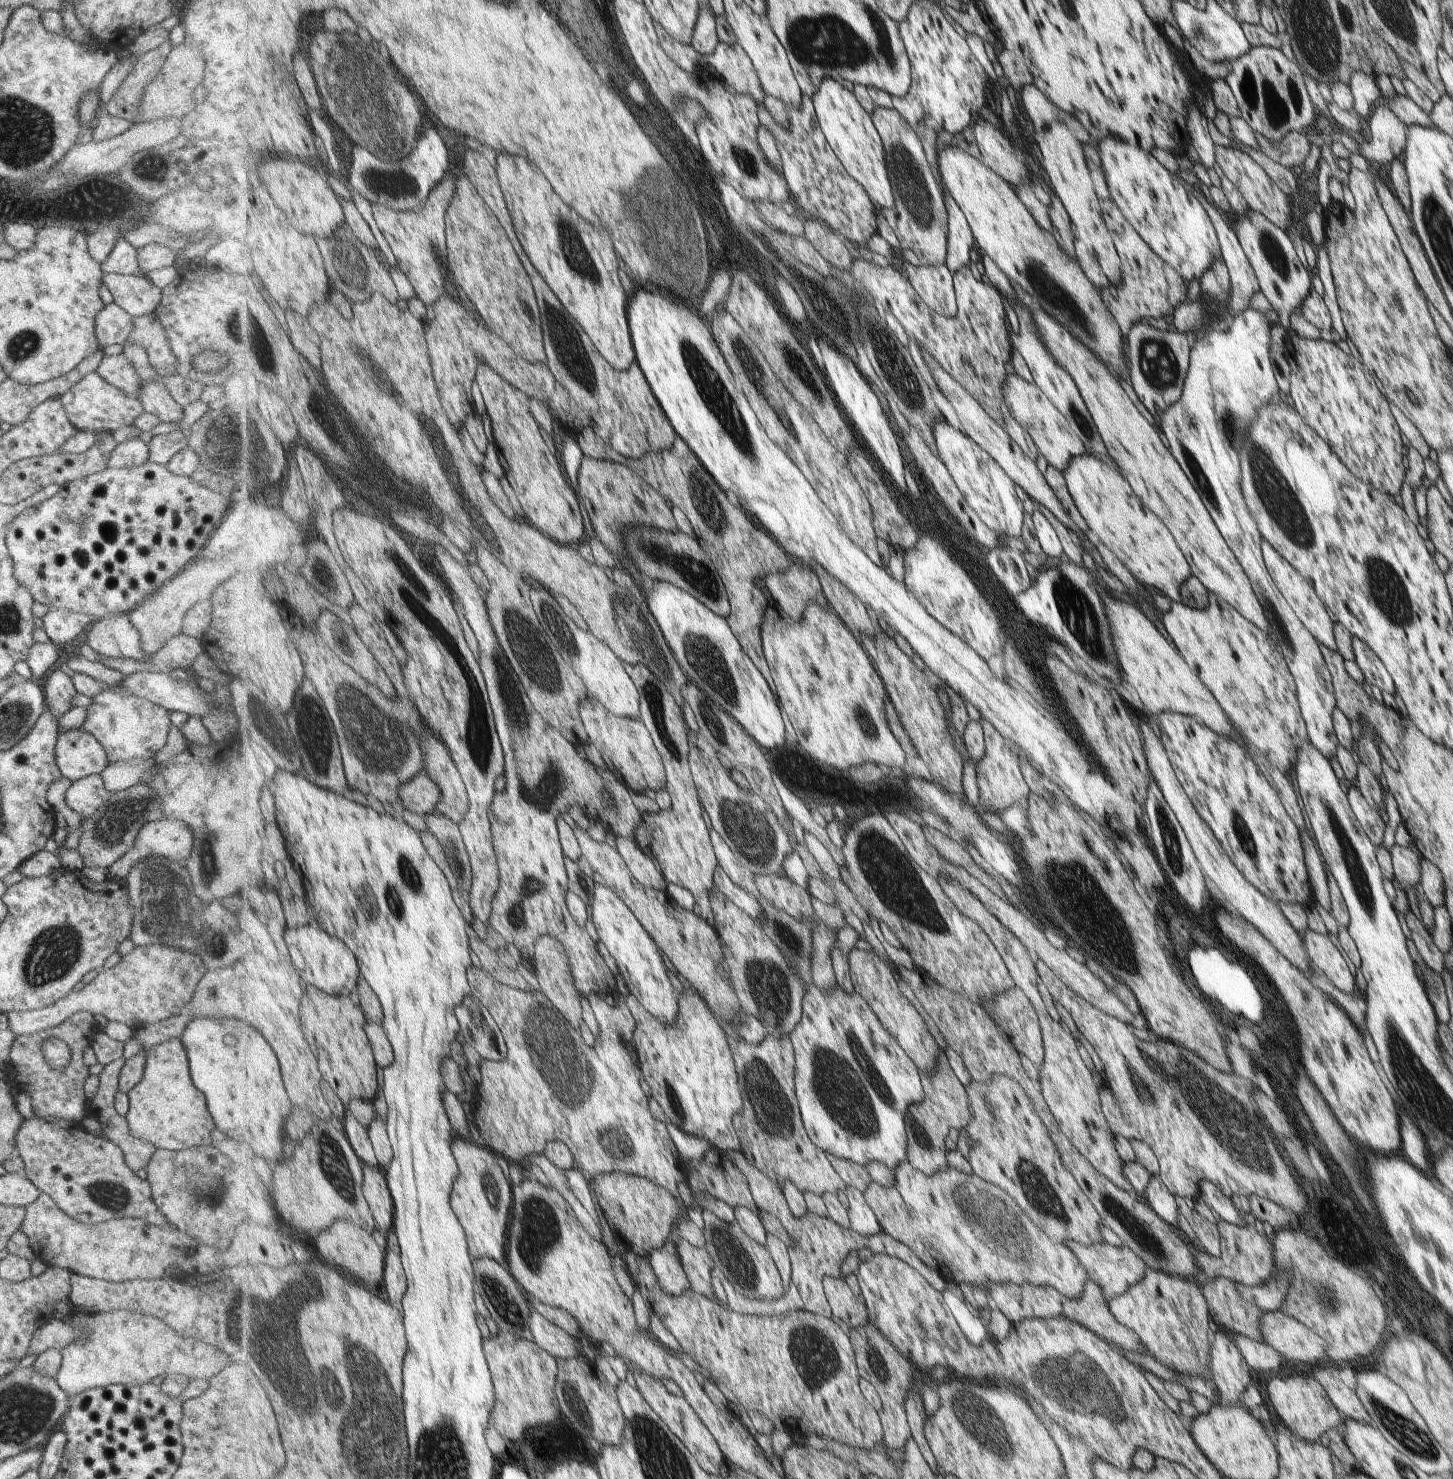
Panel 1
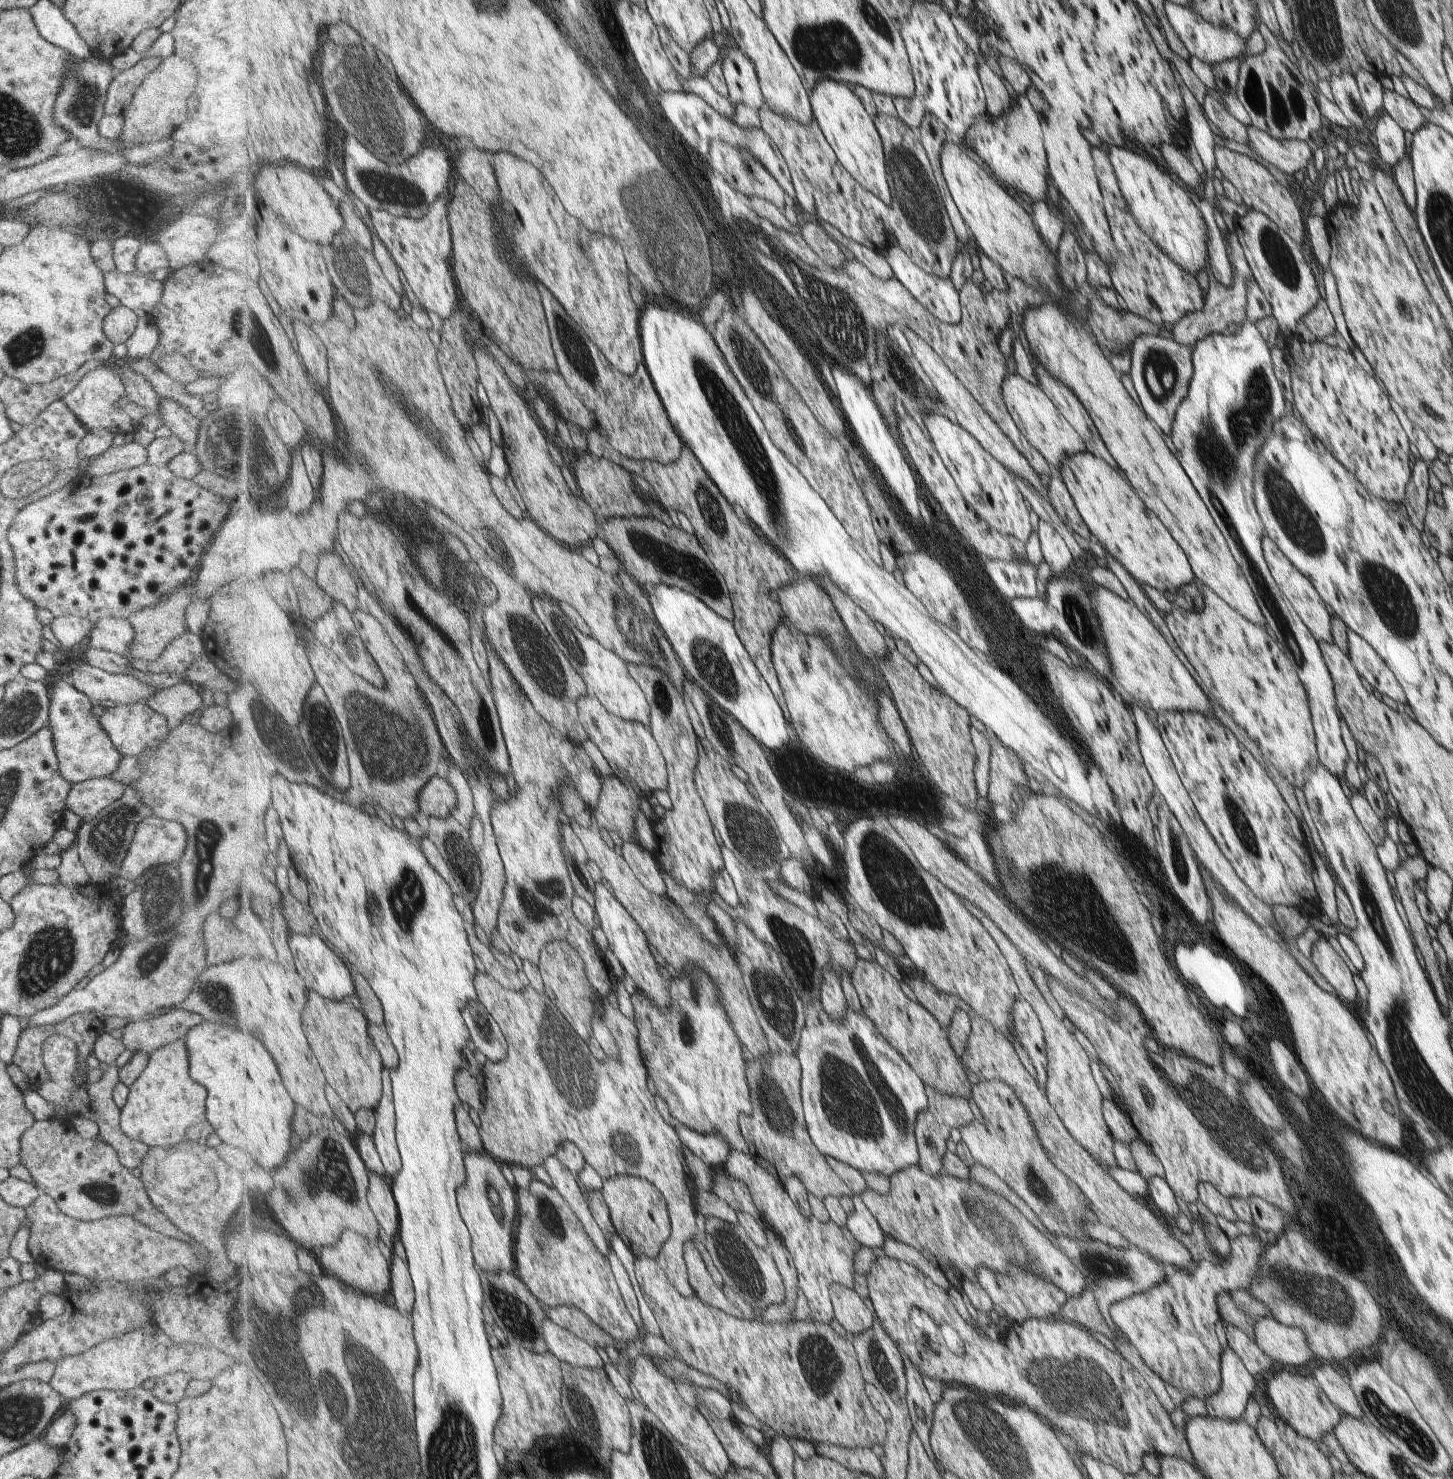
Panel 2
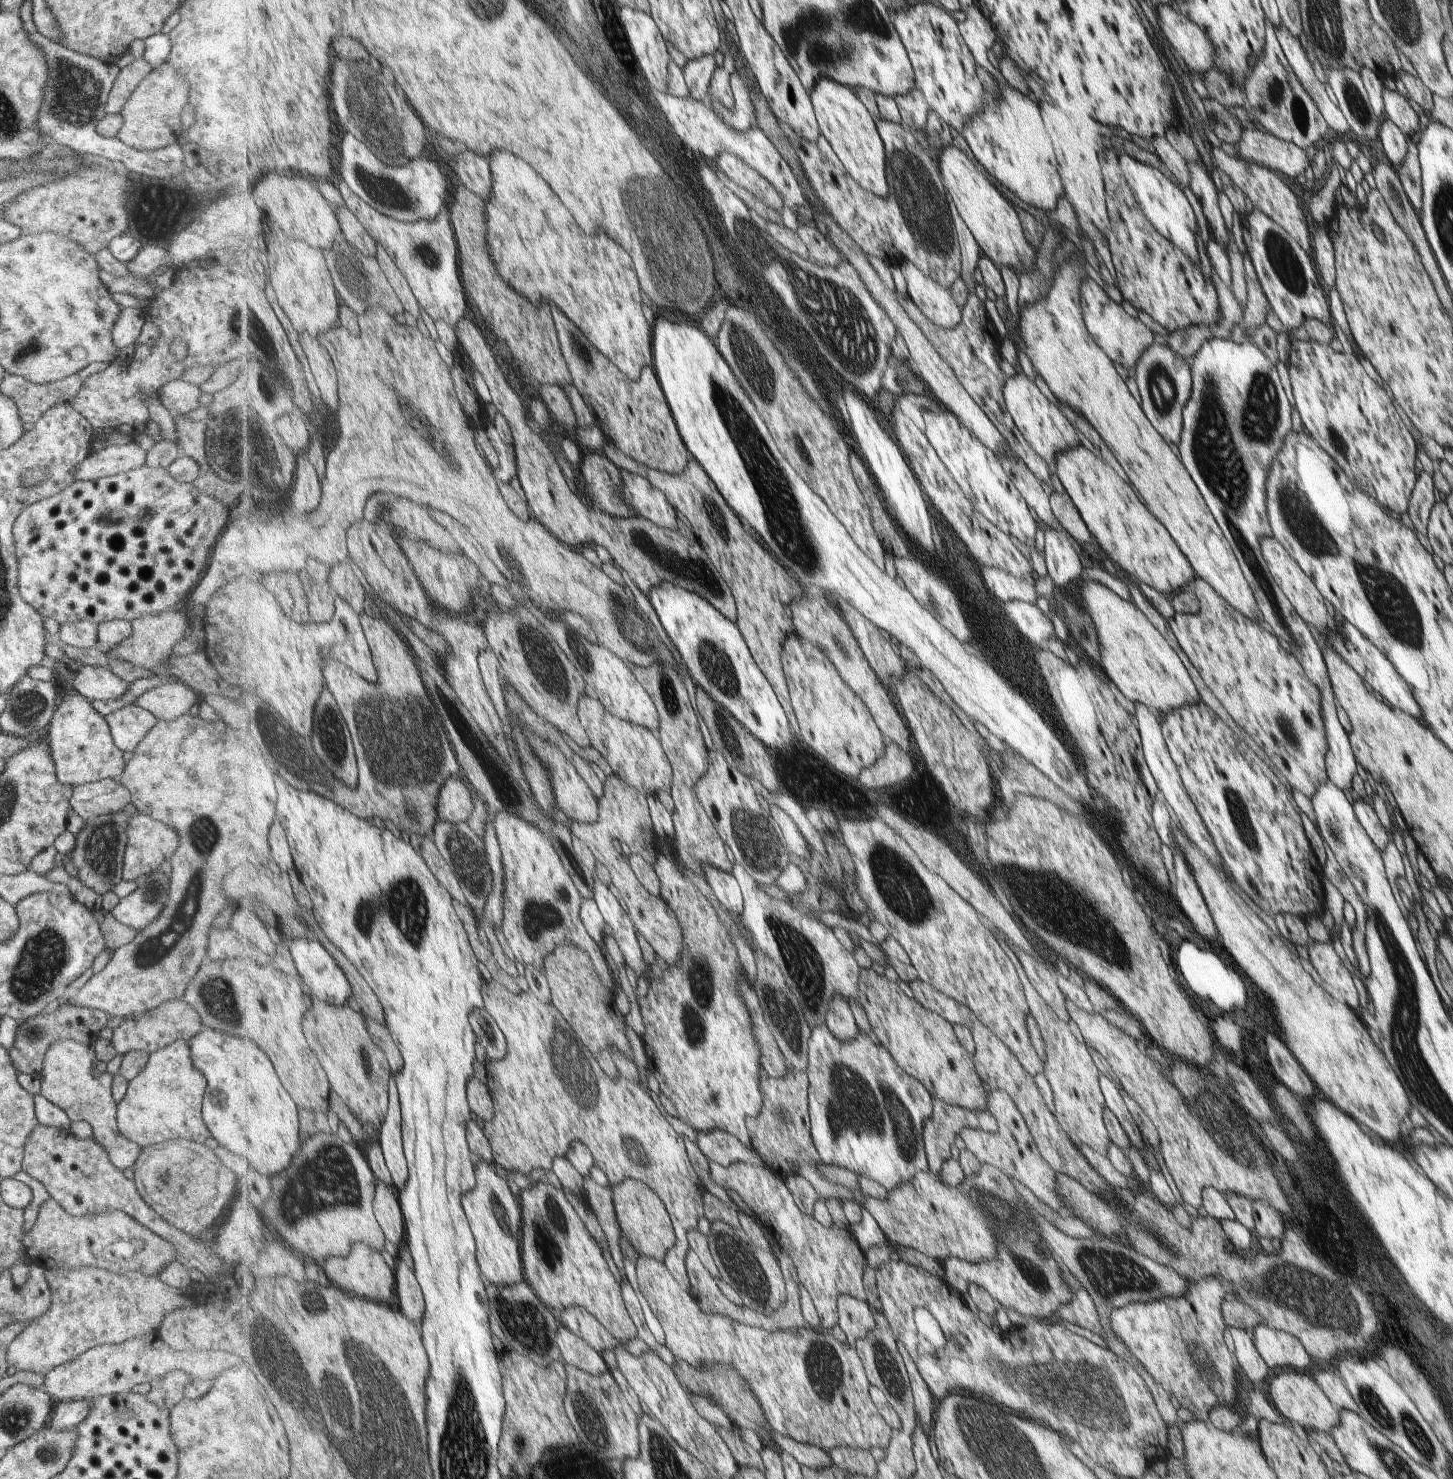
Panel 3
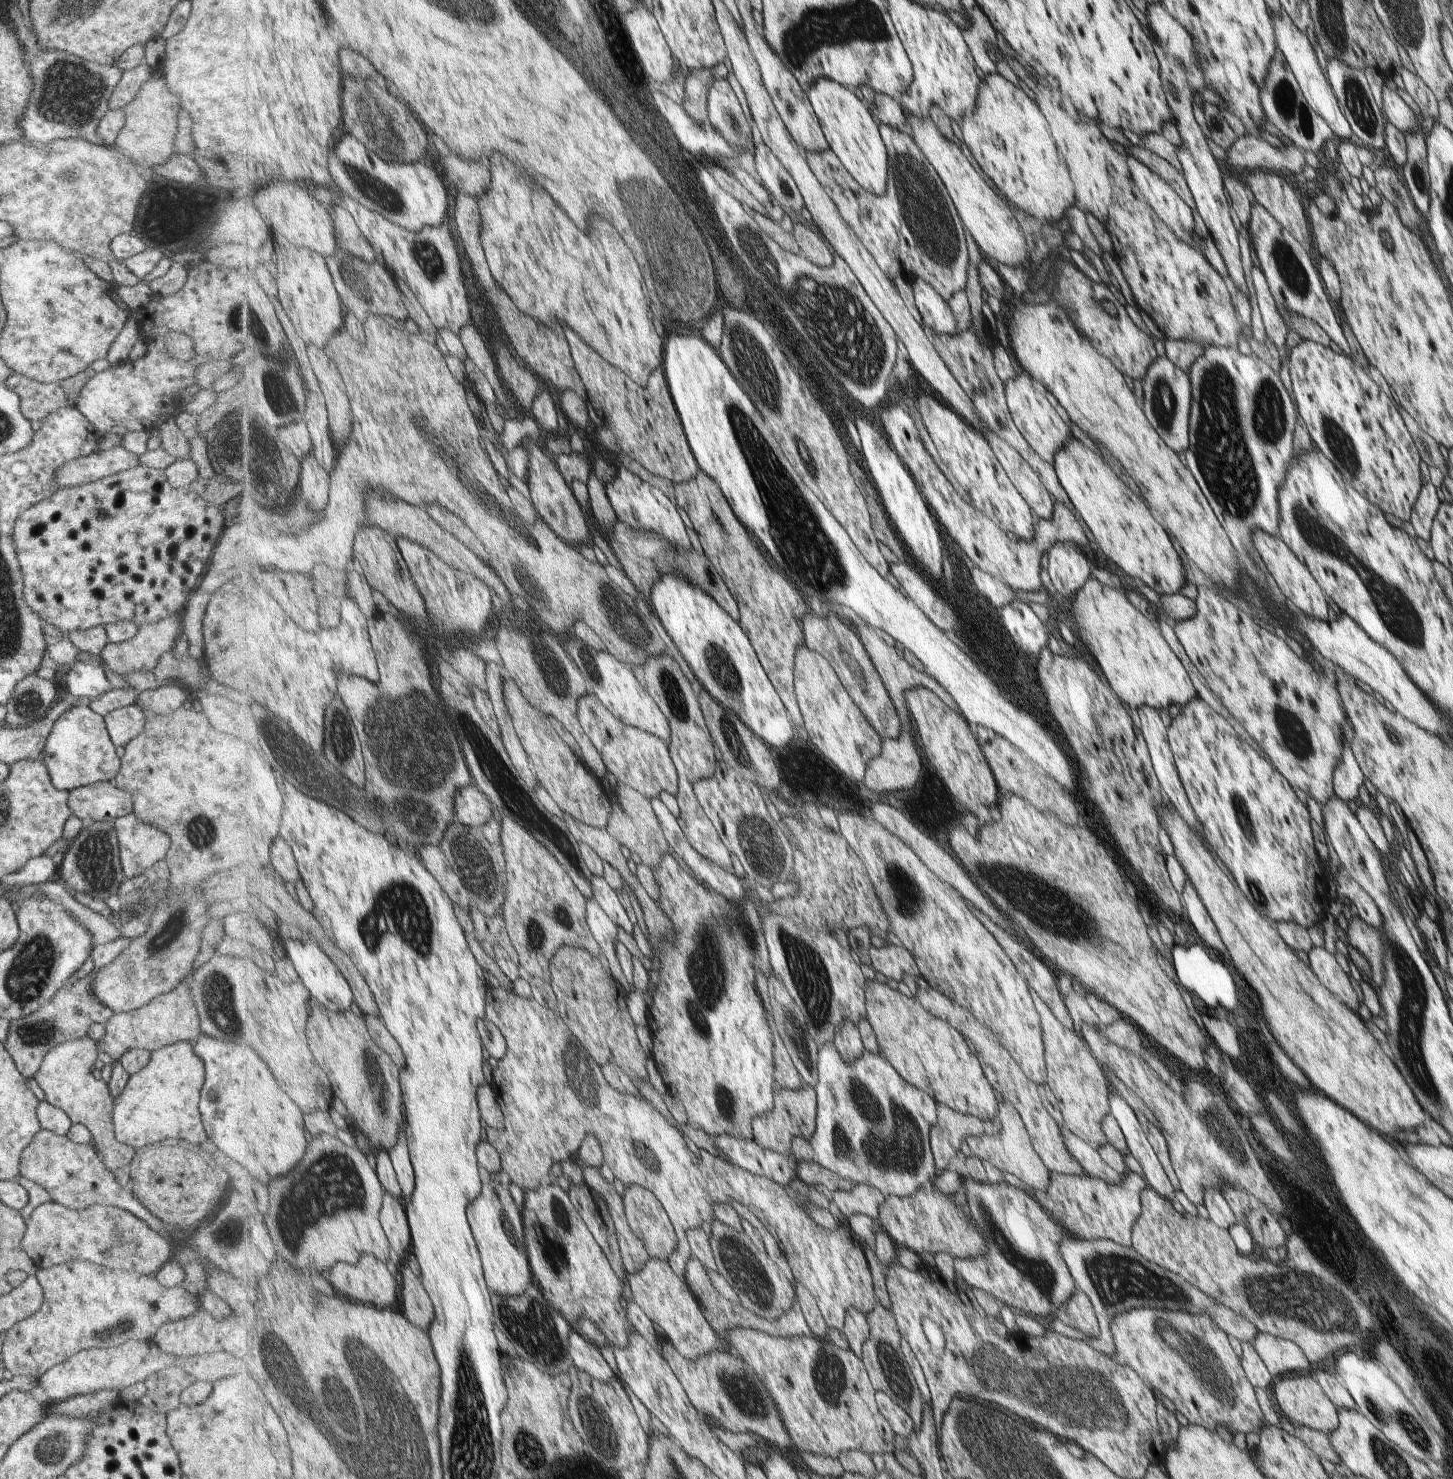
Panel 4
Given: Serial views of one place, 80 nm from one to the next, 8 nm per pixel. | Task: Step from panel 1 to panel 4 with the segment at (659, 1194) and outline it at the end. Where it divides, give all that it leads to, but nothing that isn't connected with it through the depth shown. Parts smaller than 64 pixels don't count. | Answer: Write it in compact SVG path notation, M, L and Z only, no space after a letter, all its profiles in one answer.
M641 1185L621 1190L633 1232L645 1243L652 1257L668 1261L677 1248L678 1236L658 1196Z

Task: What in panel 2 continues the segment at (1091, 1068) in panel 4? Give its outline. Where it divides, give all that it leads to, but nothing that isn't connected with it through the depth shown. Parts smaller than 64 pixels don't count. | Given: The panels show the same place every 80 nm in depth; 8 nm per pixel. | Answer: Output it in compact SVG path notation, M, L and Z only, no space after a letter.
M961 899L962 903L969 908L970 912L980 923L984 925L992 939L996 941L998 948L1007 961L1017 985L1021 998L1029 1004L1038 1018L1044 1036L1044 1049L1046 1052L1046 1086L1045 1096L1053 1110L1057 1113L1061 1124L1066 1131L1092 1156L1102 1168L1103 1165L1113 1166L1114 1154L1112 1144L1114 1143L1109 1129L1102 1117L1102 1096L1093 1080L1089 1065L1090 1059L1085 1055L1083 1048L1077 1043L1073 1033L1070 1033L1053 1011L1043 1000L1041 993L1033 984L1029 973L1026 971L1026 962L1021 953L1013 946L1013 943L995 926L988 916L985 916L975 905Z

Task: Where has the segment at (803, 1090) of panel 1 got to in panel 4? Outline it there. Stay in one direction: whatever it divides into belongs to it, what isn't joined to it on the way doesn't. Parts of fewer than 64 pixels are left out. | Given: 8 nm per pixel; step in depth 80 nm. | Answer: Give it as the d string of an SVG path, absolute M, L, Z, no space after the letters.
M827 1043L818 1050L819 1082L818 1117L816 1134L810 1145L815 1162L836 1172L853 1186L869 1185L879 1189L885 1196L913 1195L922 1185L937 1174L929 1142L929 1132L936 1125L937 1103L926 1092L913 1088L882 1054L866 1052L854 1063L843 1060L835 1043Z

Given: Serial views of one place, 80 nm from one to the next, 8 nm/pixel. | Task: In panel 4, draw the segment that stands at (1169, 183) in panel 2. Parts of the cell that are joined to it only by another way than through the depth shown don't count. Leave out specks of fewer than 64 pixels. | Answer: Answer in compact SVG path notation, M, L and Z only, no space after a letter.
M1131 154L1127 156L1131 180L1140 190L1152 211L1174 232L1174 235L1189 245L1192 244L1190 234L1193 232L1191 210L1183 200L1143 163L1137 161Z

